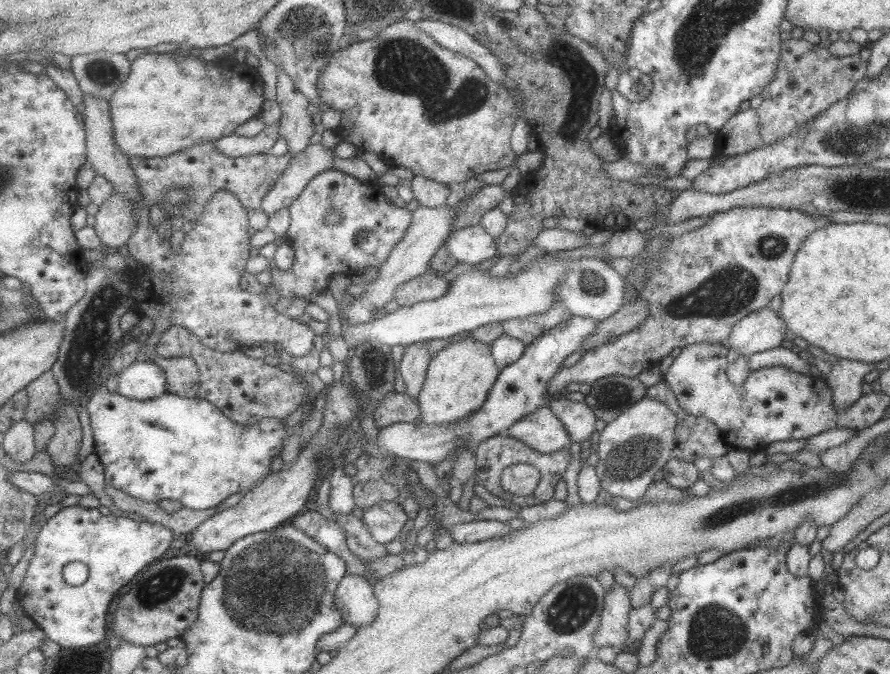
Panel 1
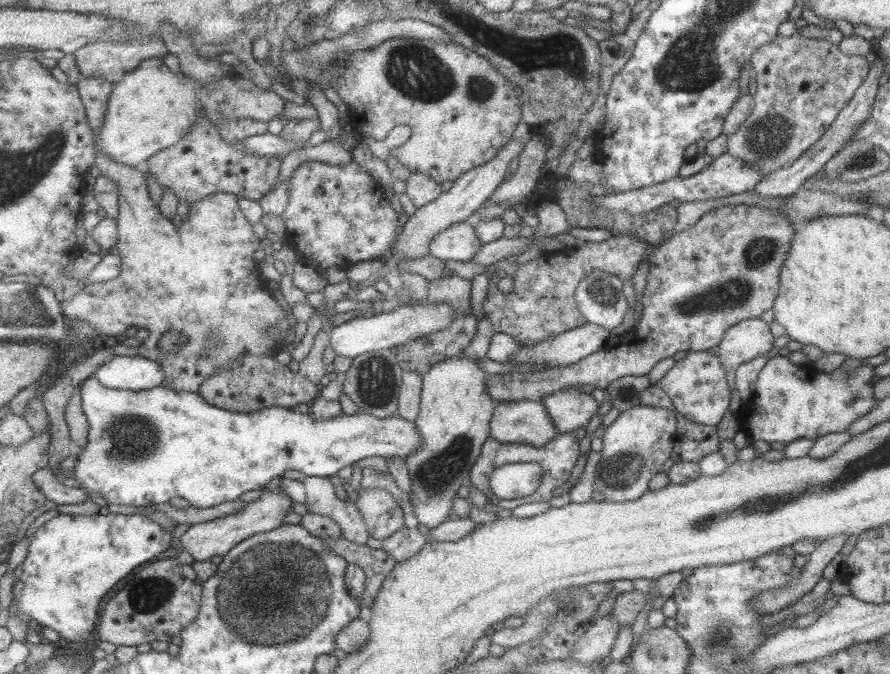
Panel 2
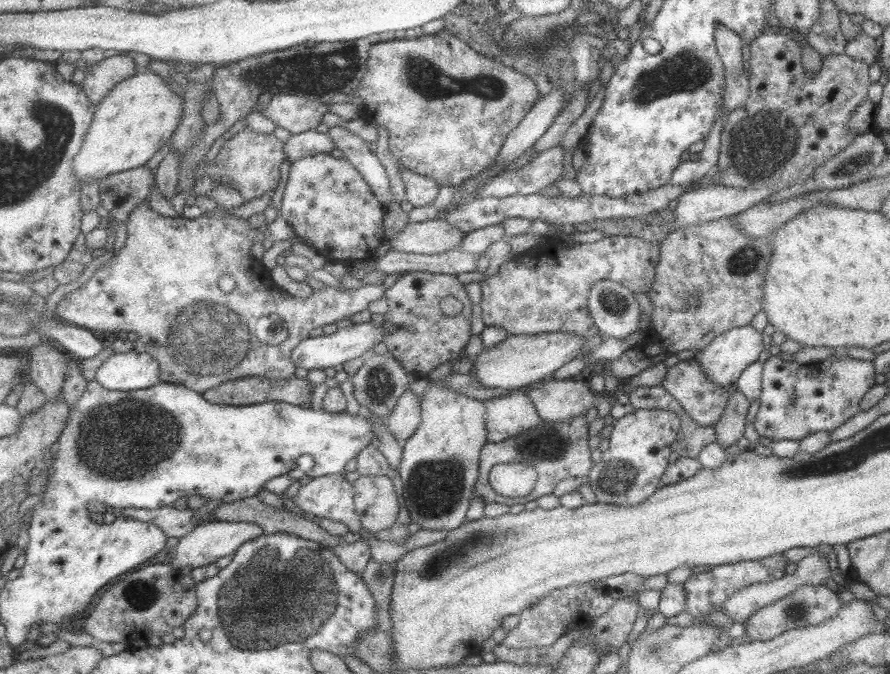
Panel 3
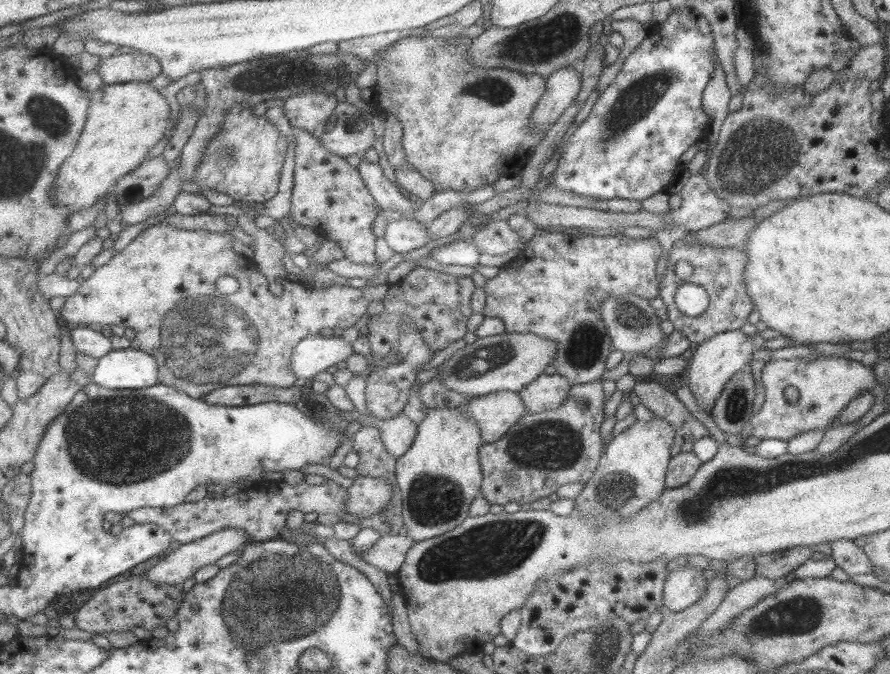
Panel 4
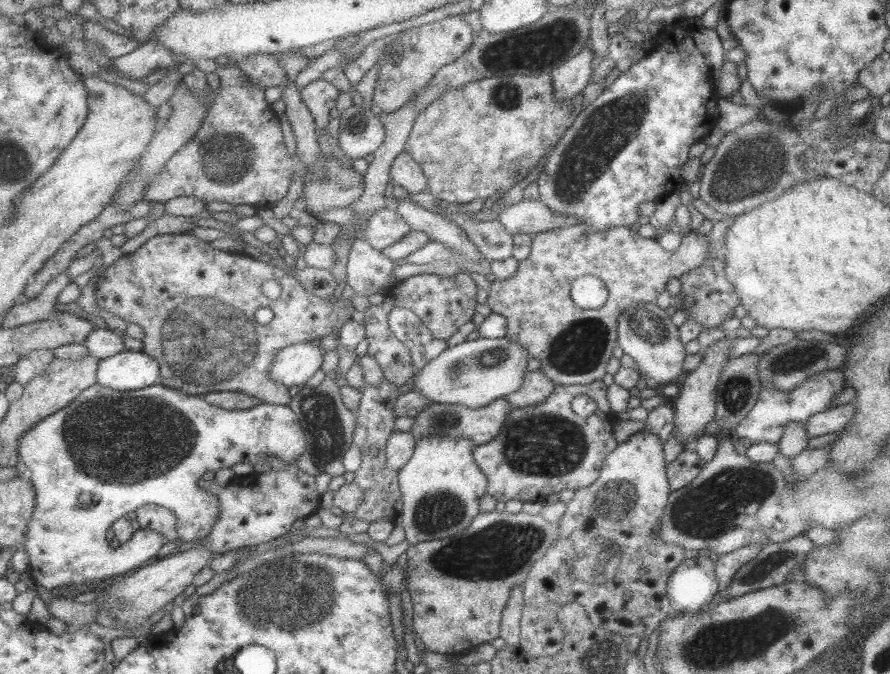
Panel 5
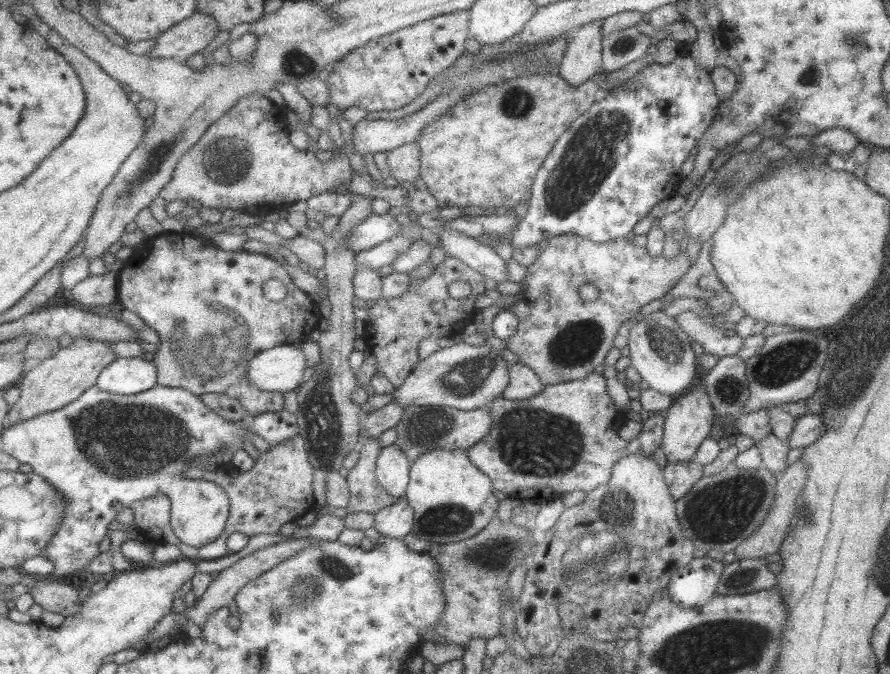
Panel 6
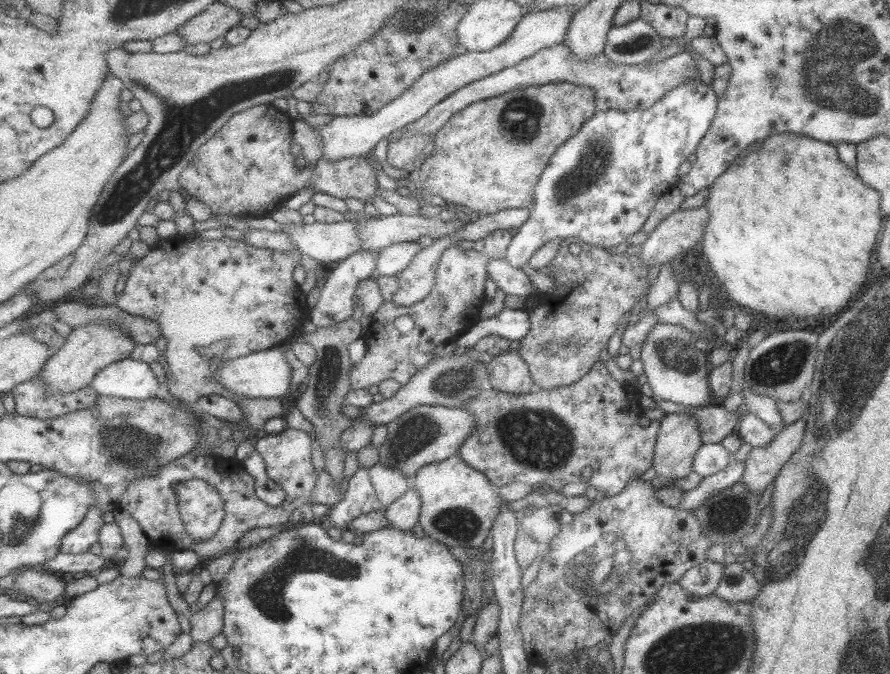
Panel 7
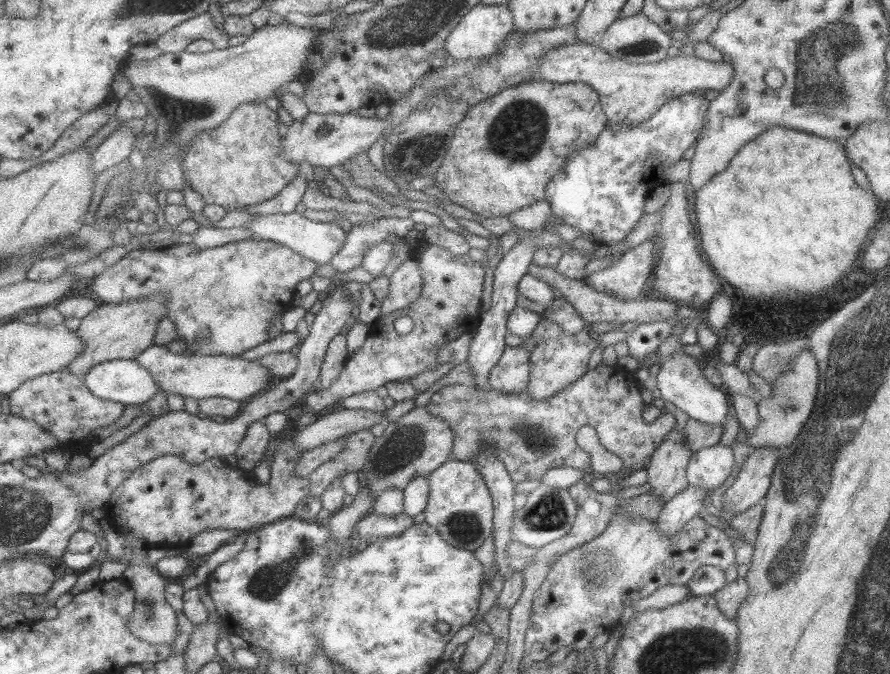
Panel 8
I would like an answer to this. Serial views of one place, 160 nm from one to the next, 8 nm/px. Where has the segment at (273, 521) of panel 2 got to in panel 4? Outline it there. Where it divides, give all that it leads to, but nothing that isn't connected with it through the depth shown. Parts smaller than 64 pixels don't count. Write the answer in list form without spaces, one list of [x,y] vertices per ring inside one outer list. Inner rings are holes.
[[[231,527],[214,532],[205,538],[200,538],[187,544],[182,543],[177,549],[172,550],[169,555],[146,572],[144,577],[160,585],[182,586],[185,580],[194,578],[194,575],[200,569],[215,564],[217,560],[221,560],[223,556],[227,556],[230,552],[239,552],[248,542],[247,533],[243,529]]]

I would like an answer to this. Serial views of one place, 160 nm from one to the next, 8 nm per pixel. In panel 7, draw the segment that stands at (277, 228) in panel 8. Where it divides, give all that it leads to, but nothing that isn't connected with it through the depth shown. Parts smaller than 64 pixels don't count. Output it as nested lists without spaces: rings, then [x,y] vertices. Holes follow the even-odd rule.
[[[307,219],[301,225],[281,225],[281,231],[285,231],[291,237],[299,253],[315,260],[322,269],[327,264],[346,259],[360,248],[357,226],[349,220],[323,223]]]

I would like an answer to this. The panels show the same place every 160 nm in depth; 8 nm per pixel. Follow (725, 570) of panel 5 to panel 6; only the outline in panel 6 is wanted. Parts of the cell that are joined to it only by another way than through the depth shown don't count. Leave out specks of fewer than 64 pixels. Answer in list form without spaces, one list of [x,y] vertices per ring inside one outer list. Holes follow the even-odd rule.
[[[799,459],[789,464],[789,466],[783,470],[783,473],[777,476],[773,505],[771,505],[771,509],[767,511],[765,520],[734,548],[735,561],[764,557],[765,555],[772,555],[774,552],[778,552],[778,548],[786,536],[786,531],[793,521],[797,504],[801,502],[800,492],[805,480],[807,480],[807,470],[805,470],[803,462],[799,462]]]

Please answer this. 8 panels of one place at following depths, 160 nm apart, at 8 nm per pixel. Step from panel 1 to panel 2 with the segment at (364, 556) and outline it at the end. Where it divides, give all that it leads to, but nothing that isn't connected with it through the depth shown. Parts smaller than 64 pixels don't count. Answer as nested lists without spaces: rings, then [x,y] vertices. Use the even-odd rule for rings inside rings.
[[[305,477],[302,481],[305,507],[311,513],[328,516],[340,526],[342,537],[355,544],[367,542],[369,533],[355,503],[339,500],[329,478]]]

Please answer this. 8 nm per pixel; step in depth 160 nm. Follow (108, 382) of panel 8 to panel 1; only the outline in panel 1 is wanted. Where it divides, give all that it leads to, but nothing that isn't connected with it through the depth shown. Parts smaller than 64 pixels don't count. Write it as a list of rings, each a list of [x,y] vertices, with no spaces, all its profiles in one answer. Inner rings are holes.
[[[135,361],[123,372],[108,372],[118,377],[117,392],[131,400],[153,400],[167,393],[167,374],[153,362]]]

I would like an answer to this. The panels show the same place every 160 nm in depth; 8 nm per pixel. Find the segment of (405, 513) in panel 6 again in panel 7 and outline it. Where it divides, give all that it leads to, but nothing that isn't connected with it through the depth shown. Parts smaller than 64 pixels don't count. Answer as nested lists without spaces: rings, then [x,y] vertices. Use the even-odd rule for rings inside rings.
[[[409,487],[407,492],[399,496],[391,505],[382,509],[383,515],[389,527],[399,530],[411,530],[413,524],[418,521],[419,495]]]

